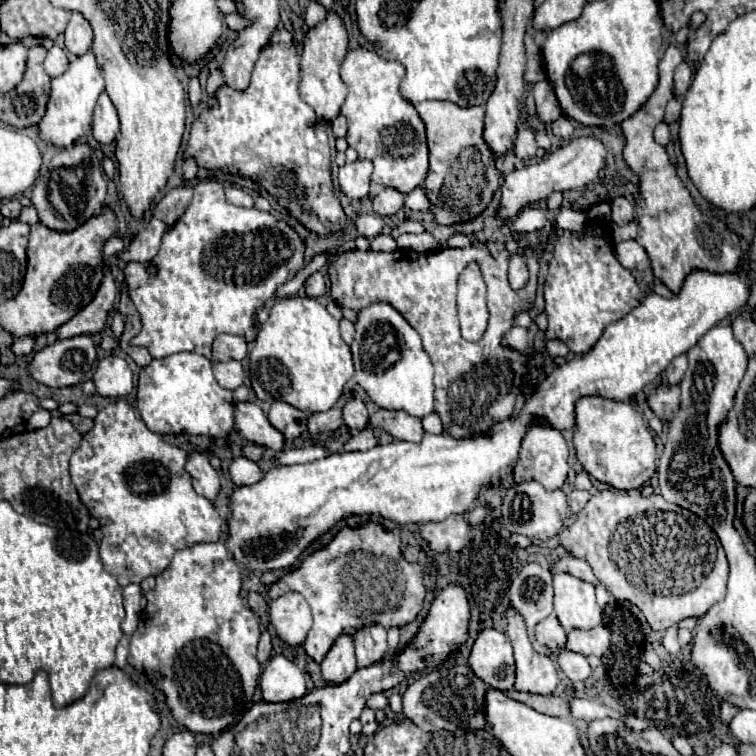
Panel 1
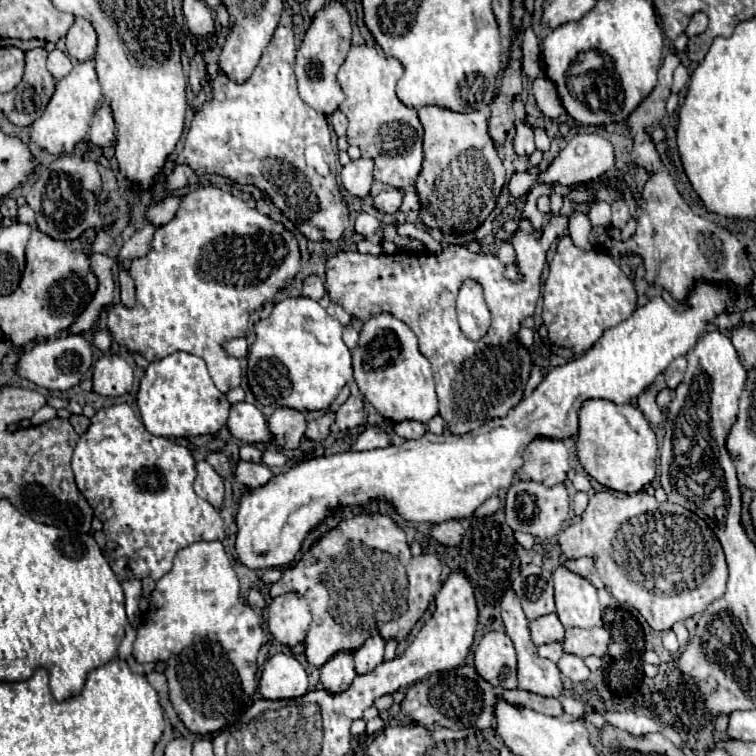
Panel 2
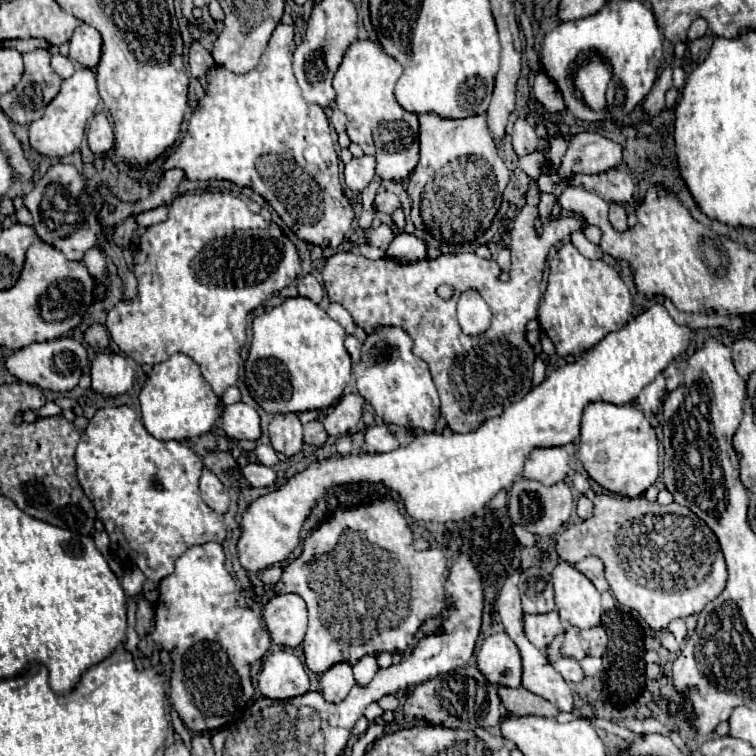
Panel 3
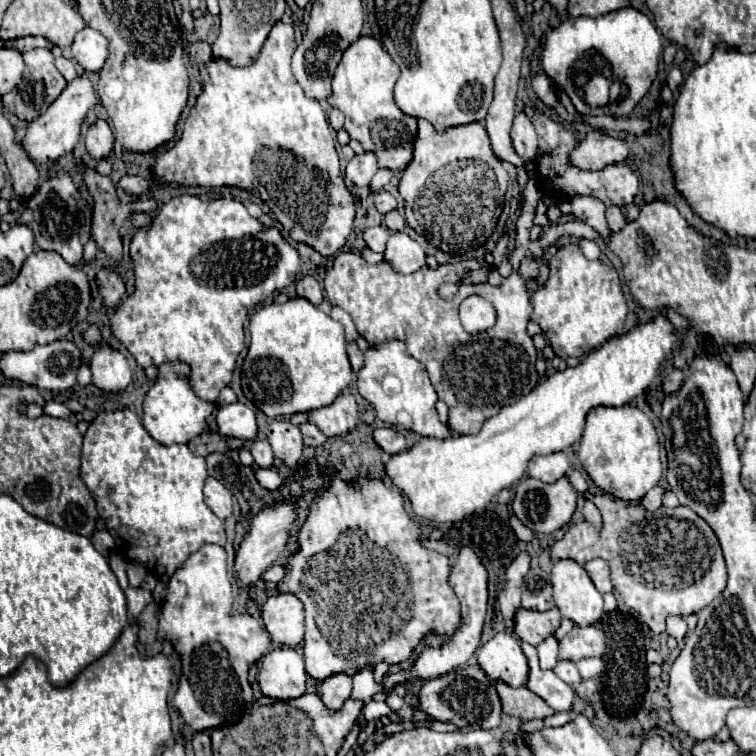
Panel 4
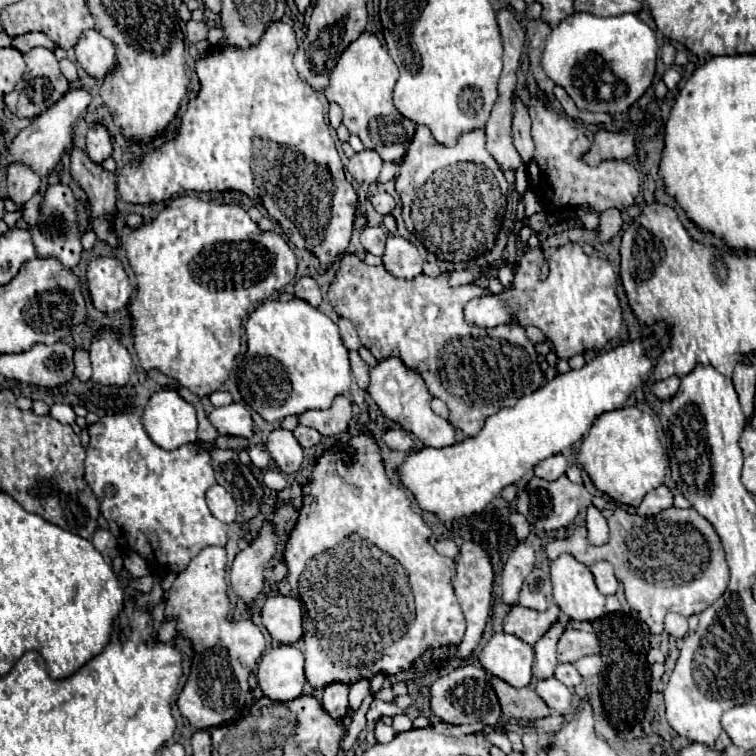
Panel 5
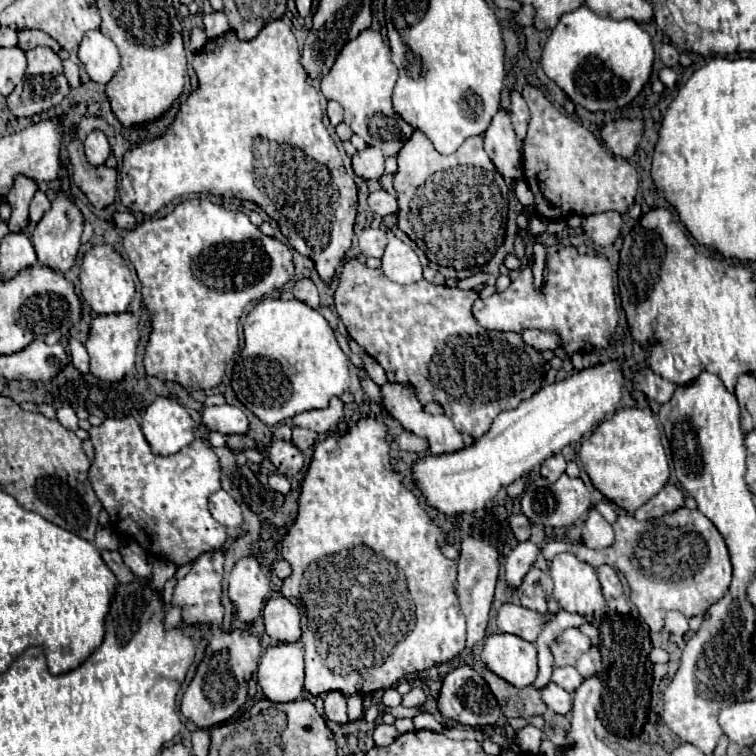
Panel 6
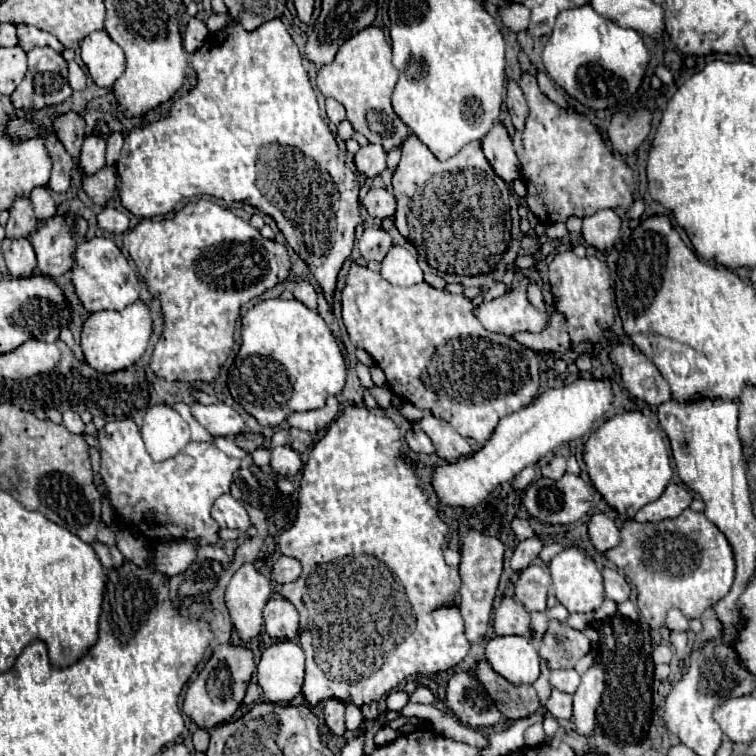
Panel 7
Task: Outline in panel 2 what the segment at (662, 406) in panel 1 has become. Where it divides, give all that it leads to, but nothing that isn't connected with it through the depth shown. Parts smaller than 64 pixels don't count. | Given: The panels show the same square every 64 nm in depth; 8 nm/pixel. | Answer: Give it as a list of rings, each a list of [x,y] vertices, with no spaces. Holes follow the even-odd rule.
[[[664,388],[664,390],[660,390],[658,392],[658,396],[656,396],[656,402],[658,402],[658,406],[660,406],[660,410],[666,414],[668,412],[668,404],[674,400],[674,390],[670,390],[670,388]]]

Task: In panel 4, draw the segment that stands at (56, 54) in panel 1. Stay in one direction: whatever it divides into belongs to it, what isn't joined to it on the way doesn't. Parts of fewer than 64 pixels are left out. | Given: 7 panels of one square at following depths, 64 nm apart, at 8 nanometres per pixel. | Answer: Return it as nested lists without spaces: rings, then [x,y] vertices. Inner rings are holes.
[[[58,56],[54,64],[56,64],[58,72],[60,72],[66,80],[74,80],[74,78],[76,78],[76,68],[74,68],[72,60],[68,60],[68,58],[64,58],[64,56]]]

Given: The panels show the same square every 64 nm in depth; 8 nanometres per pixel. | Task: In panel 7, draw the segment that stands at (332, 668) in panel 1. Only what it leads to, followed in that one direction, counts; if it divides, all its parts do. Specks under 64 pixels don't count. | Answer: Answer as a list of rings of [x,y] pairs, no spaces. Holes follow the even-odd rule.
[[[330,698],[324,702],[324,720],[328,724],[328,728],[336,734],[342,736],[346,732],[346,724],[344,724],[344,702]]]

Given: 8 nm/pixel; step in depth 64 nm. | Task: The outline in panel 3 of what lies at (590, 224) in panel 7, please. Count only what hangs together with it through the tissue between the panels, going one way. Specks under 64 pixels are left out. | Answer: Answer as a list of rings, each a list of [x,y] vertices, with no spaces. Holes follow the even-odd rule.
[[[610,204],[610,222],[614,226],[614,230],[618,232],[624,232],[628,226],[626,226],[626,210],[622,204]]]

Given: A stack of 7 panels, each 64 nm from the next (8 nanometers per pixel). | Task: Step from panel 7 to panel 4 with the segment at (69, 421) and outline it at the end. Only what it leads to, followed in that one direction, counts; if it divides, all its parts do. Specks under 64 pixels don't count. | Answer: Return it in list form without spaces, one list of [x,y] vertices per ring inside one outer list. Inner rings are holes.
[[[46,402],[44,404],[44,414],[54,416],[54,418],[68,418],[70,410],[64,404],[60,404],[60,402]]]

